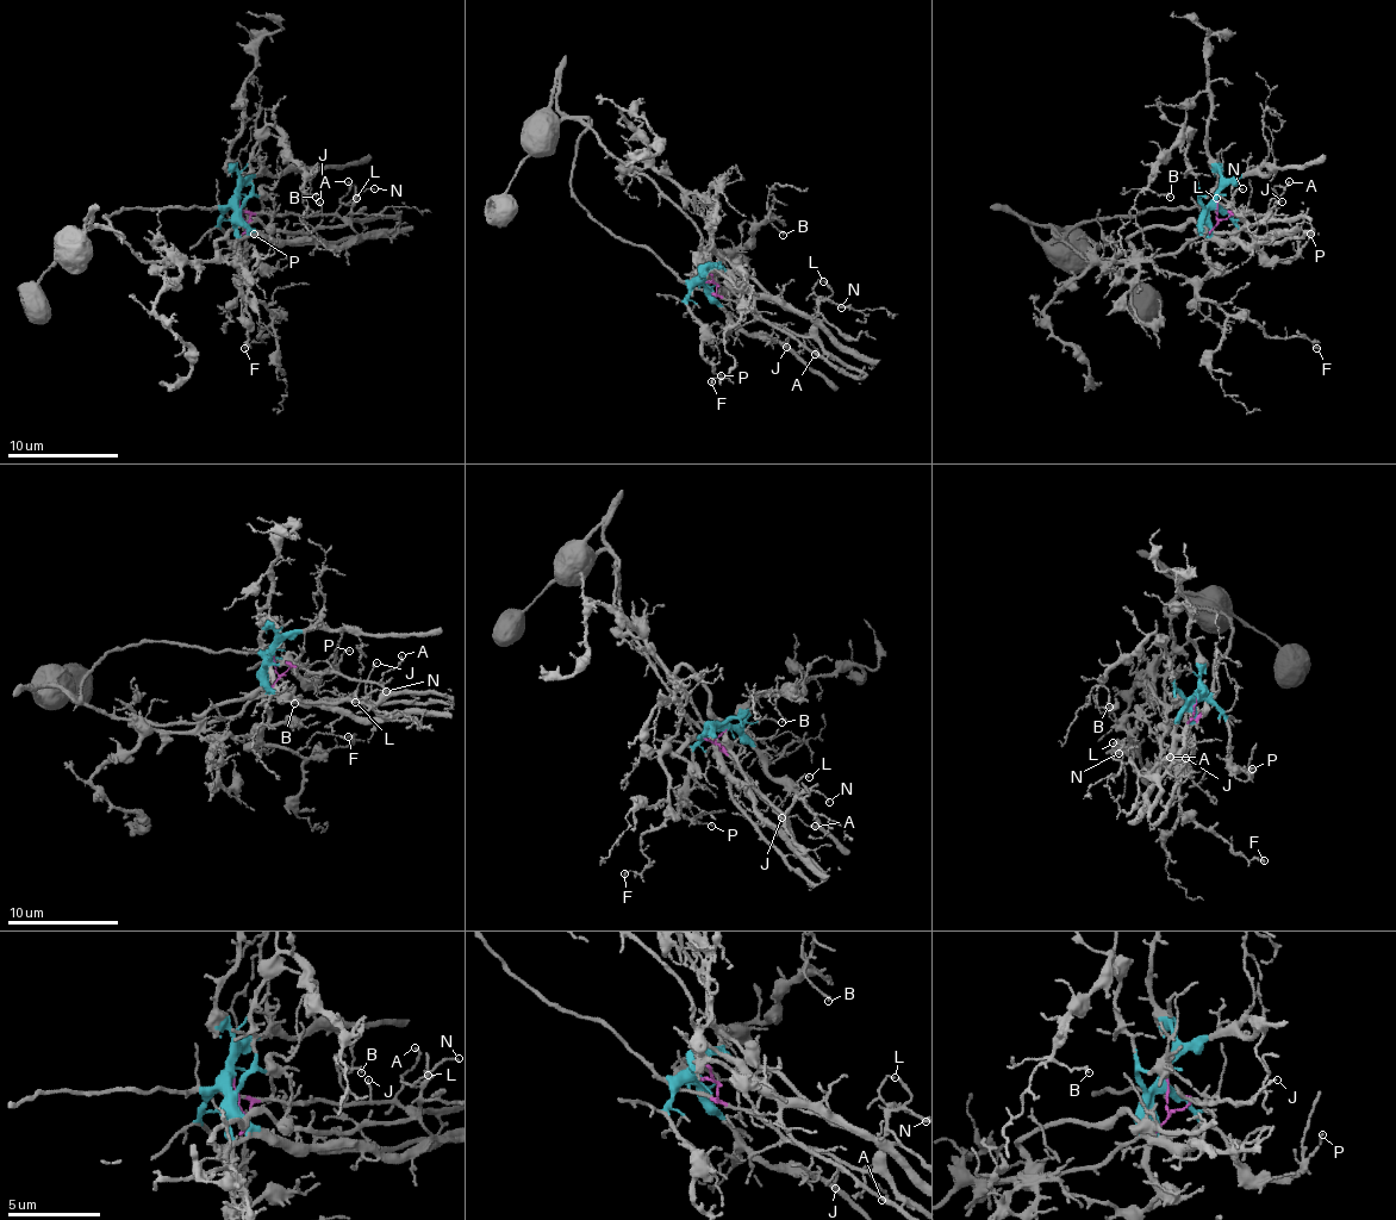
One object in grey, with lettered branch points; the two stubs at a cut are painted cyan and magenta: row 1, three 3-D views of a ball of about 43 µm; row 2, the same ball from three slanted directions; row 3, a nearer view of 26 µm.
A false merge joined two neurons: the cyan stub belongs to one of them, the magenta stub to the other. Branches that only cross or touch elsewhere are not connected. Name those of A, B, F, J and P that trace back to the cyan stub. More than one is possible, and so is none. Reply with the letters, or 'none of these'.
B, F, P

